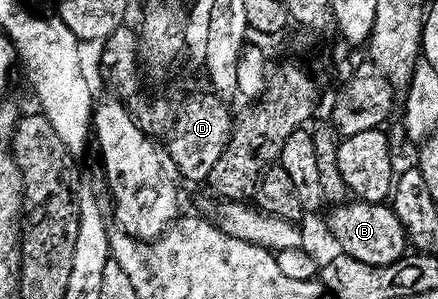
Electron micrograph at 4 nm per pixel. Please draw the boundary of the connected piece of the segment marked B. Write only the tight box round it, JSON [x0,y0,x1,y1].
[328,199,409,266]

